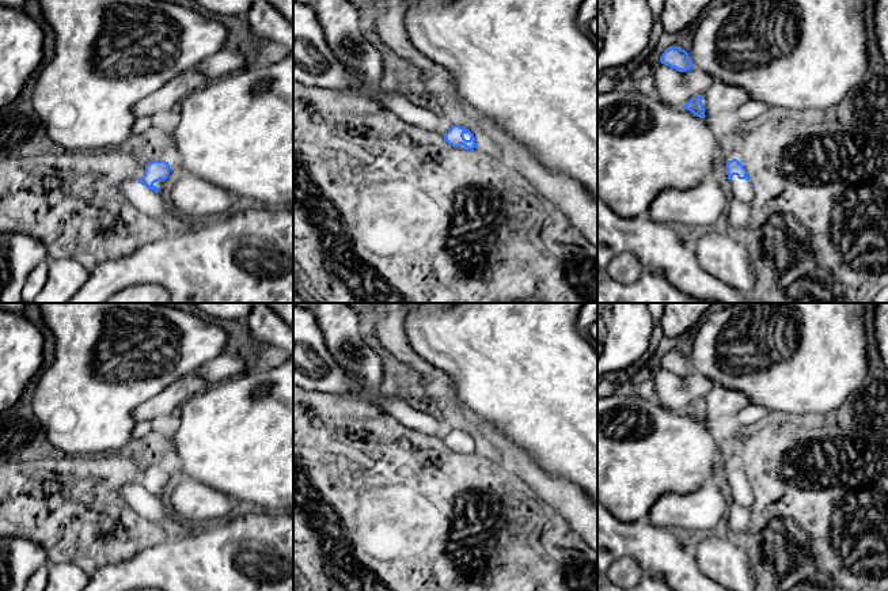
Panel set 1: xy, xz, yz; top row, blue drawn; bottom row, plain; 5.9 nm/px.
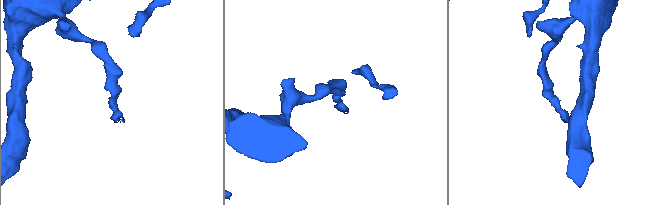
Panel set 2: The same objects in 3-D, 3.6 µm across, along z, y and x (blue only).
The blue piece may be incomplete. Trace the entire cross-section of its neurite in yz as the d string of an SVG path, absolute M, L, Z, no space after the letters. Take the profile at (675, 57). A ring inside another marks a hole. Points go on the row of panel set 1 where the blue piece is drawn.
M680 46L667 48L660 57L660 62L679 72L687 72L692 67L688 53Z

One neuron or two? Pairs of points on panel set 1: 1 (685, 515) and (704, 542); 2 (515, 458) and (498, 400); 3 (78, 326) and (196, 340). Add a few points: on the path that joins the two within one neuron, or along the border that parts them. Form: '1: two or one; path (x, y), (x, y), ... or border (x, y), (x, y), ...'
1: two; border (712, 531), (693, 535)
2: two; border (482, 420), (493, 423), (534, 458)
3: one; path (86, 368), (91, 381), (118, 386), (163, 377)

